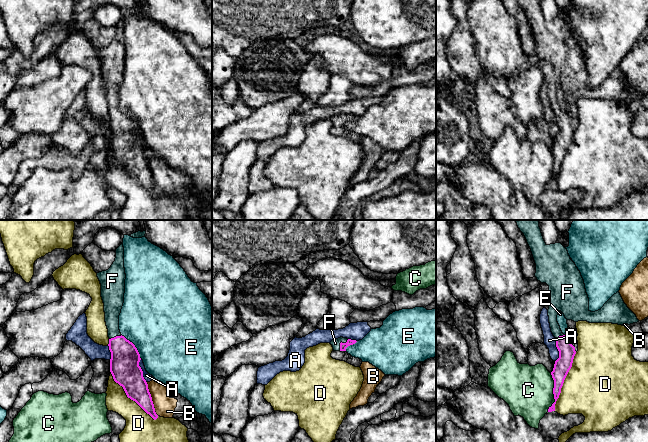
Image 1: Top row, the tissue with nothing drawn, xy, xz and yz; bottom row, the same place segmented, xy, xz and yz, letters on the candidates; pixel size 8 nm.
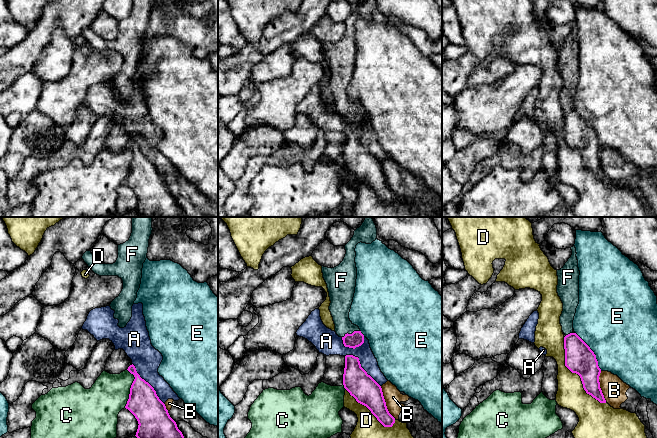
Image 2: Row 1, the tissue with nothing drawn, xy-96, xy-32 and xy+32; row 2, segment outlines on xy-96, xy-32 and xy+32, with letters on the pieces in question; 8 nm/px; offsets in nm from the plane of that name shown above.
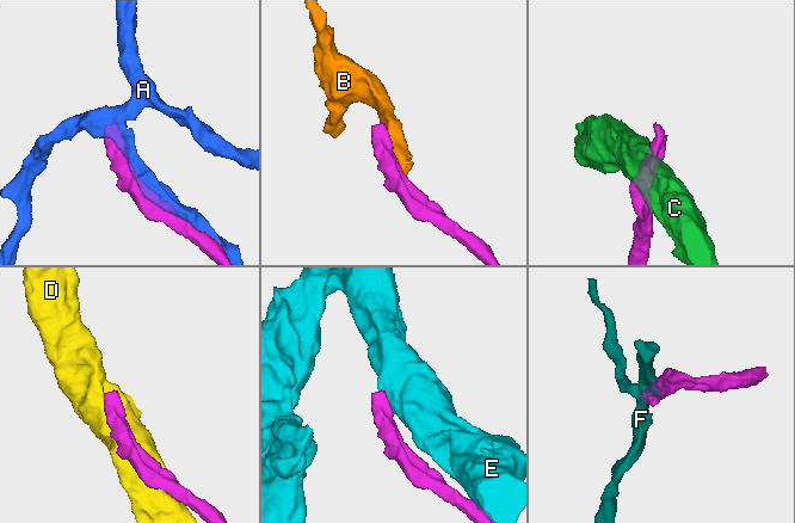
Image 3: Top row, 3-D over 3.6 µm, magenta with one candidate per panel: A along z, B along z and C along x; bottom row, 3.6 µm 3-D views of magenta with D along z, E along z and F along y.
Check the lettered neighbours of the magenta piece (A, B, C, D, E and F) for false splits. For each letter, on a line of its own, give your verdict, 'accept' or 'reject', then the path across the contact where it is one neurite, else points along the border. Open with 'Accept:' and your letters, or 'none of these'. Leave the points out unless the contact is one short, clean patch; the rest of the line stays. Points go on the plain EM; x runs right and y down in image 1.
Accept: F
A: reject
B: reject
C: reject
D: reject
E: reject; border along xy (121, 110), (134, 121), (141, 134)
F: accept; runs through xz (343, 122), (340, 119), (335, 119)

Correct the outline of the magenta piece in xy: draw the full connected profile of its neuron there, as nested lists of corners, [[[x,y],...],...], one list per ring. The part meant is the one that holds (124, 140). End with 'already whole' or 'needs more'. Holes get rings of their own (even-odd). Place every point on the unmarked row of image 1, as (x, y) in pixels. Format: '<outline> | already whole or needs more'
[[[123,19],[115,28],[116,34],[111,43],[97,49],[108,105],[108,122],[111,128],[110,148],[114,157],[123,163],[127,173],[156,196],[158,191],[155,188],[148,160],[143,153],[143,147],[139,142],[140,130],[135,121],[122,112],[119,106],[119,91],[124,79],[126,55]]] | needs more

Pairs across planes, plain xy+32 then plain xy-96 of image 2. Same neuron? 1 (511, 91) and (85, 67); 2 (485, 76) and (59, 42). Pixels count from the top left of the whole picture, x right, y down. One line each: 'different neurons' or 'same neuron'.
1: same neuron
2: same neuron

